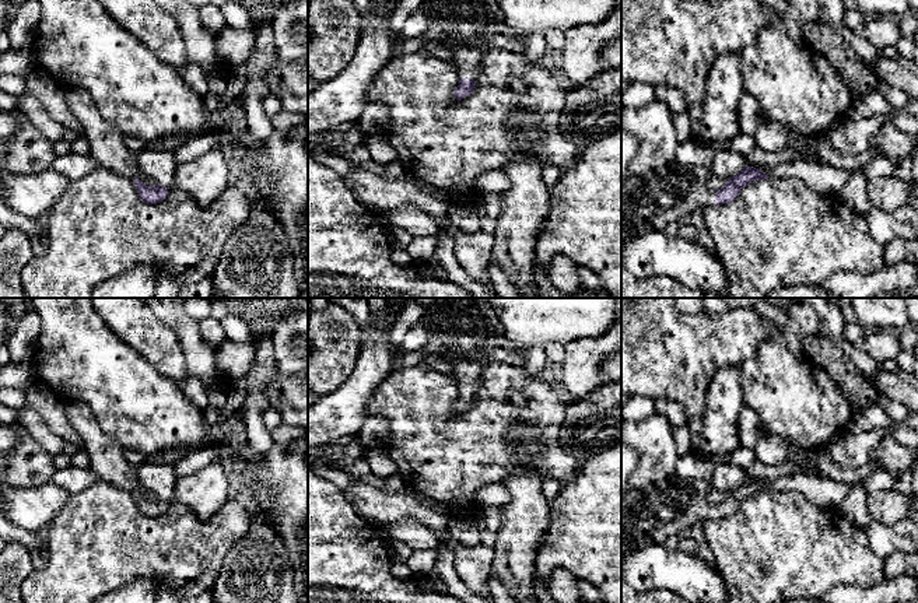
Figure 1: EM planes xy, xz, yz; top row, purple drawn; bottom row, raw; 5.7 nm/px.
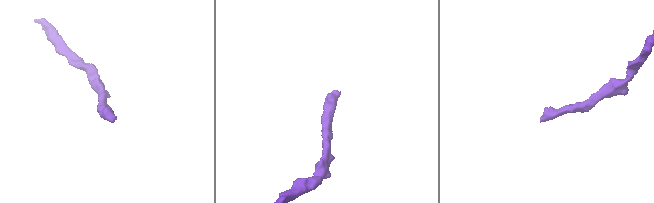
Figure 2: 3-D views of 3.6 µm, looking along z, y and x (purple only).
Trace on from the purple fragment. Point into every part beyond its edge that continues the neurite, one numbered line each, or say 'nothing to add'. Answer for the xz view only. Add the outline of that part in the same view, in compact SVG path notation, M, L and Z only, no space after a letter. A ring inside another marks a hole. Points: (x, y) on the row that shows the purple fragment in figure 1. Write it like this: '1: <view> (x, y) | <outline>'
1: xz (468, 28) | M425 0L423 11L428 18L428 31L421 36L427 42L439 42L453 55L453 64L460 78L476 81L481 60L491 49L523 53L522 34L515 31L502 15L497 0Z

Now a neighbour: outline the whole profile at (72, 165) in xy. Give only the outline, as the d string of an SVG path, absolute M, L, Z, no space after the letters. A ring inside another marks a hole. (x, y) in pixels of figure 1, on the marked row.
M69 152L57 155L52 164L52 169L64 175L70 180L77 180L97 168L97 161L88 155Z

